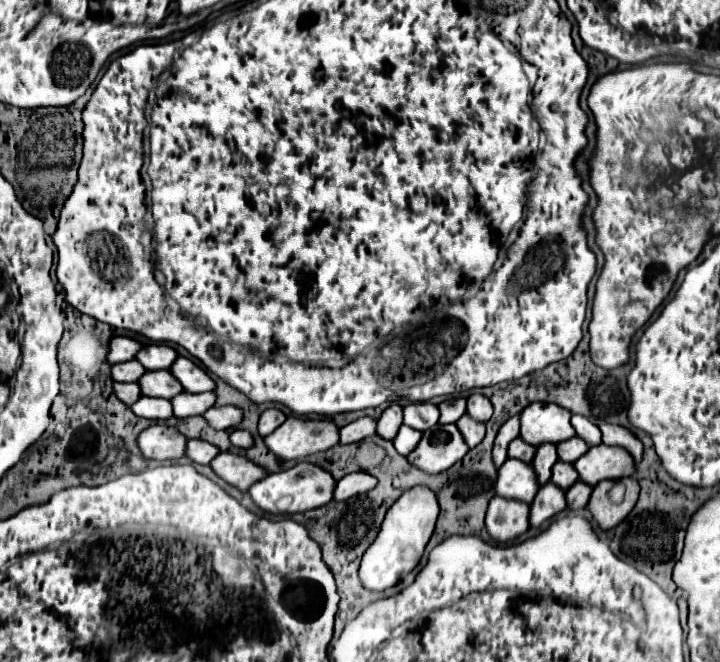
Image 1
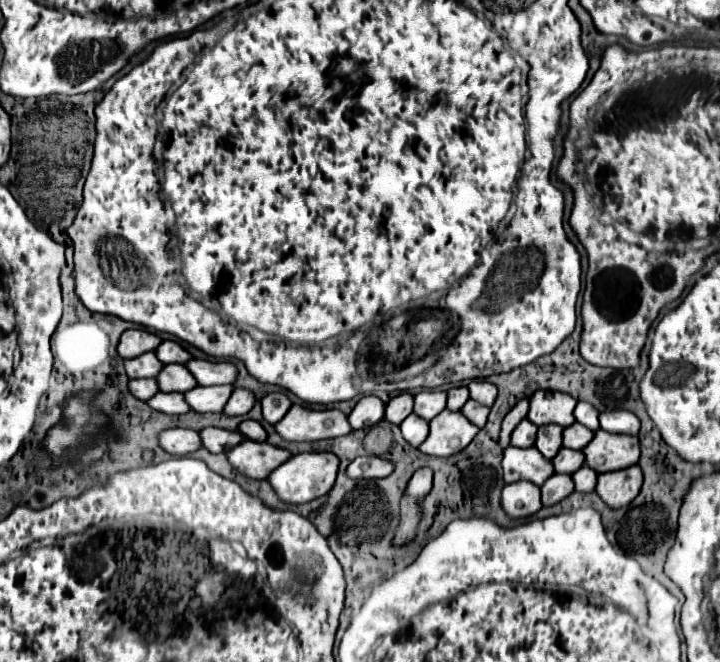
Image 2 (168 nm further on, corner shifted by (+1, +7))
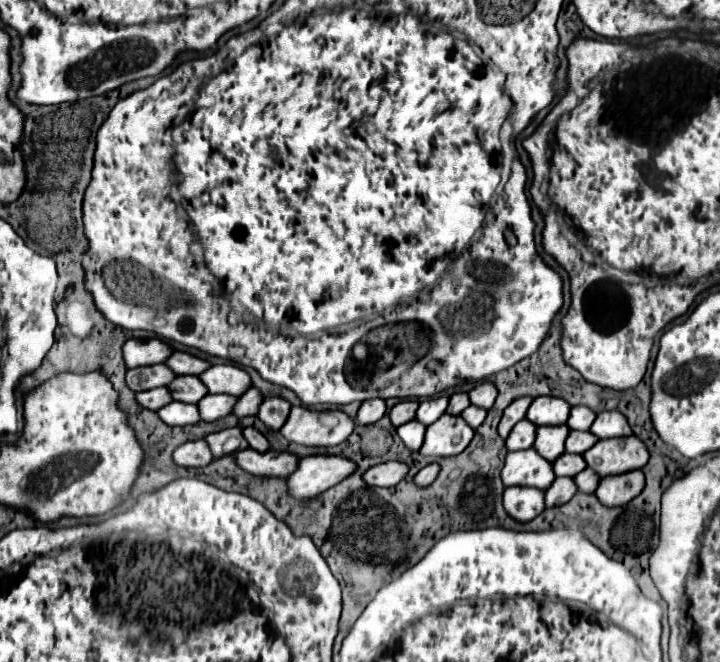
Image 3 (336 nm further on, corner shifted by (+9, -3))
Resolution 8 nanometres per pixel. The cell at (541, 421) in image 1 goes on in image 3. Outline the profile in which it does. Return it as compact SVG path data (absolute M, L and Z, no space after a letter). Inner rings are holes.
M539 396L531 402L527 410L527 420L535 426L561 426L569 418L571 406L553 396Z

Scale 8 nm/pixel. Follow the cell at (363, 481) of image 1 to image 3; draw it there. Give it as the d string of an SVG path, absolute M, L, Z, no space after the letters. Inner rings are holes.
M385 462L369 468L363 472L363 482L369 486L395 486L399 484L407 474L407 464L403 462Z

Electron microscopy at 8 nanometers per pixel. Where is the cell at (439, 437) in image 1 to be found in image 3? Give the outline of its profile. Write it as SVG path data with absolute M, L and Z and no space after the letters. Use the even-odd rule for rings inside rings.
M443 414L437 422L427 426L425 442L419 450L421 456L437 456L449 458L461 454L473 438L473 428L461 418Z

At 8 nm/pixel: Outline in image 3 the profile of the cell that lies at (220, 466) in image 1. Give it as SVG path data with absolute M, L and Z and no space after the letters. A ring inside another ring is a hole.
M251 448L239 450L235 454L235 462L241 470L253 474L253 476L265 476L265 478L287 478L297 468L297 458L289 452L255 452Z

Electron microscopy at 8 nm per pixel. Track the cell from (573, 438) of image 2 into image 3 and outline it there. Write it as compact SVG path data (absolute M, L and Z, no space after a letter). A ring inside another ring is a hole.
M569 432L567 440L565 440L565 452L569 454L583 454L585 450L589 450L599 438L593 436L591 432Z

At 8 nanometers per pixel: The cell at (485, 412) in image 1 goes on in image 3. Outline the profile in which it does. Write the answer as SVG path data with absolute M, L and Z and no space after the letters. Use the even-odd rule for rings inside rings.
M483 382L479 386L475 386L471 392L469 392L469 400L473 406L479 406L479 408L485 408L489 410L493 406L497 398L497 388L491 384L491 382Z

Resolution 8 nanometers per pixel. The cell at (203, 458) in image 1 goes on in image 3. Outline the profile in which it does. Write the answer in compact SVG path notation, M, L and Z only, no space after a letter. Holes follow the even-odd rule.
M227 428L227 430L221 430L221 432L215 432L215 434L209 434L205 438L205 442L209 444L211 452L213 452L213 458L221 458L223 456L223 444L227 438L239 438L241 440L241 448L247 448L247 442L243 440L243 434L241 434L241 428Z

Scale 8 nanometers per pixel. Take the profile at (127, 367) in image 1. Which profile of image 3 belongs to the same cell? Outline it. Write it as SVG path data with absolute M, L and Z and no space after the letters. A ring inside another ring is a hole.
M153 364L153 366L139 366L133 370L127 370L125 382L133 392L151 390L157 386L167 386L175 374L165 364Z

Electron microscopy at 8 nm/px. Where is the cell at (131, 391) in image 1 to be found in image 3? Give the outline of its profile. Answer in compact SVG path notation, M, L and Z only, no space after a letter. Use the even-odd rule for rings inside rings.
M153 388L153 390L145 390L145 392L135 394L135 400L147 410L157 410L157 408L171 402L171 394L167 392L167 388Z

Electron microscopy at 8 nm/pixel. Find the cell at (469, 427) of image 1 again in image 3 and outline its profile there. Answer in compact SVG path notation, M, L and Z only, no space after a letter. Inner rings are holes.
M469 406L469 408L465 408L465 412L461 412L461 418L463 418L471 428L477 428L477 426L485 420L485 416L487 416L487 410L481 410L481 408L477 408L477 406Z

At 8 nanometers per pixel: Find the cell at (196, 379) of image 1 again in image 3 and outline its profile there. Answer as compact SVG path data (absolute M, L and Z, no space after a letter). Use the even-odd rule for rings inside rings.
M217 364L199 374L199 380L205 384L209 394L231 394L241 396L249 386L249 374L233 364Z

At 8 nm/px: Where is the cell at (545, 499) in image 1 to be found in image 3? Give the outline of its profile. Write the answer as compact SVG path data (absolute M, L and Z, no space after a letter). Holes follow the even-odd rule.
M555 478L555 482L545 490L545 508L561 506L573 498L577 492L573 478Z

